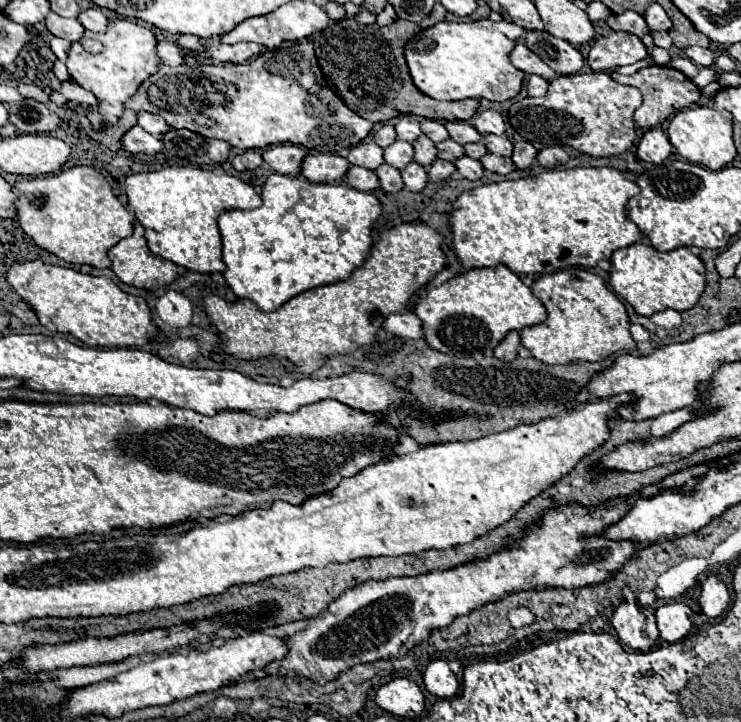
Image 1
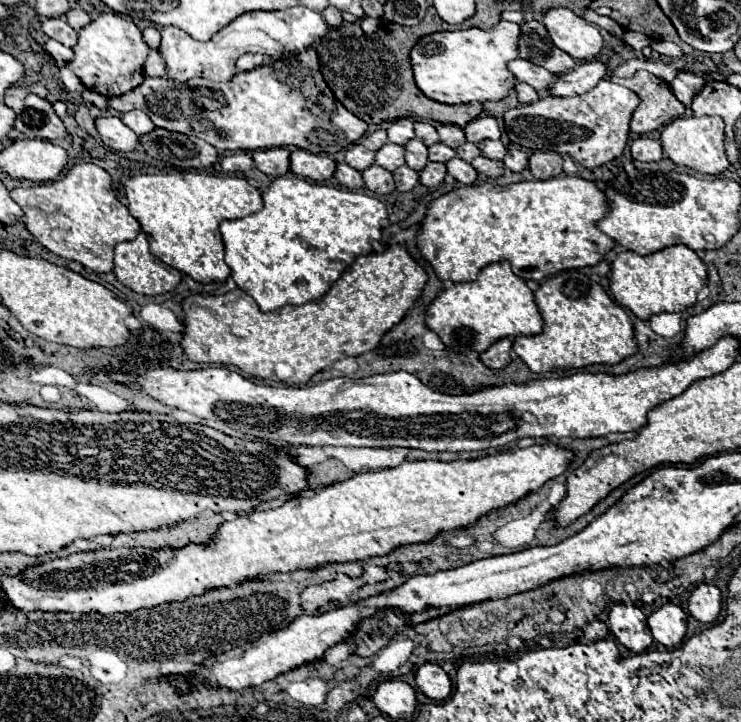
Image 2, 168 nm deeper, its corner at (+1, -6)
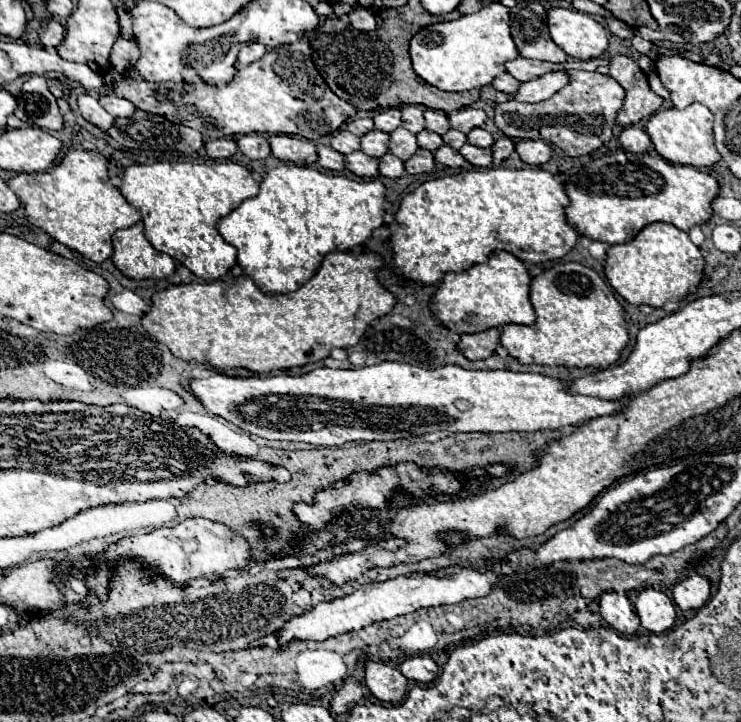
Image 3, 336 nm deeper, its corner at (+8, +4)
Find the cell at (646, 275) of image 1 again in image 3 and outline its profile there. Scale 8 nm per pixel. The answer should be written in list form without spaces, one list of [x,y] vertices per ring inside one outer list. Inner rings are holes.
[[[652,222],[644,226],[634,240],[608,248],[604,274],[610,286],[626,302],[634,306],[648,304],[652,308],[662,308],[668,302],[682,300],[690,290],[700,286],[704,264],[700,248],[692,244],[686,232],[666,222]]]

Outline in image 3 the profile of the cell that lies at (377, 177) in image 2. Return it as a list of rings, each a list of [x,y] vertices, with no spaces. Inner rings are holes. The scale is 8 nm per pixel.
[[[360,150],[346,154],[344,162],[346,162],[346,168],[360,178],[376,178],[378,176],[378,158],[366,156]]]

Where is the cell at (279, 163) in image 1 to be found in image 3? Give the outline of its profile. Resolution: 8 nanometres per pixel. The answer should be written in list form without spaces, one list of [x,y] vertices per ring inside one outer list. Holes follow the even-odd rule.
[[[264,134],[238,136],[236,144],[238,144],[238,150],[242,154],[246,154],[248,158],[252,158],[252,160],[262,160],[262,158],[270,156],[270,144],[266,142]]]

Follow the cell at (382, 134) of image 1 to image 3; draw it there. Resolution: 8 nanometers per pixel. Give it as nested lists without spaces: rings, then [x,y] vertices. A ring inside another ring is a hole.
[[[354,118],[354,120],[348,120],[344,128],[356,136],[364,136],[366,132],[374,130],[374,122],[370,118]]]

